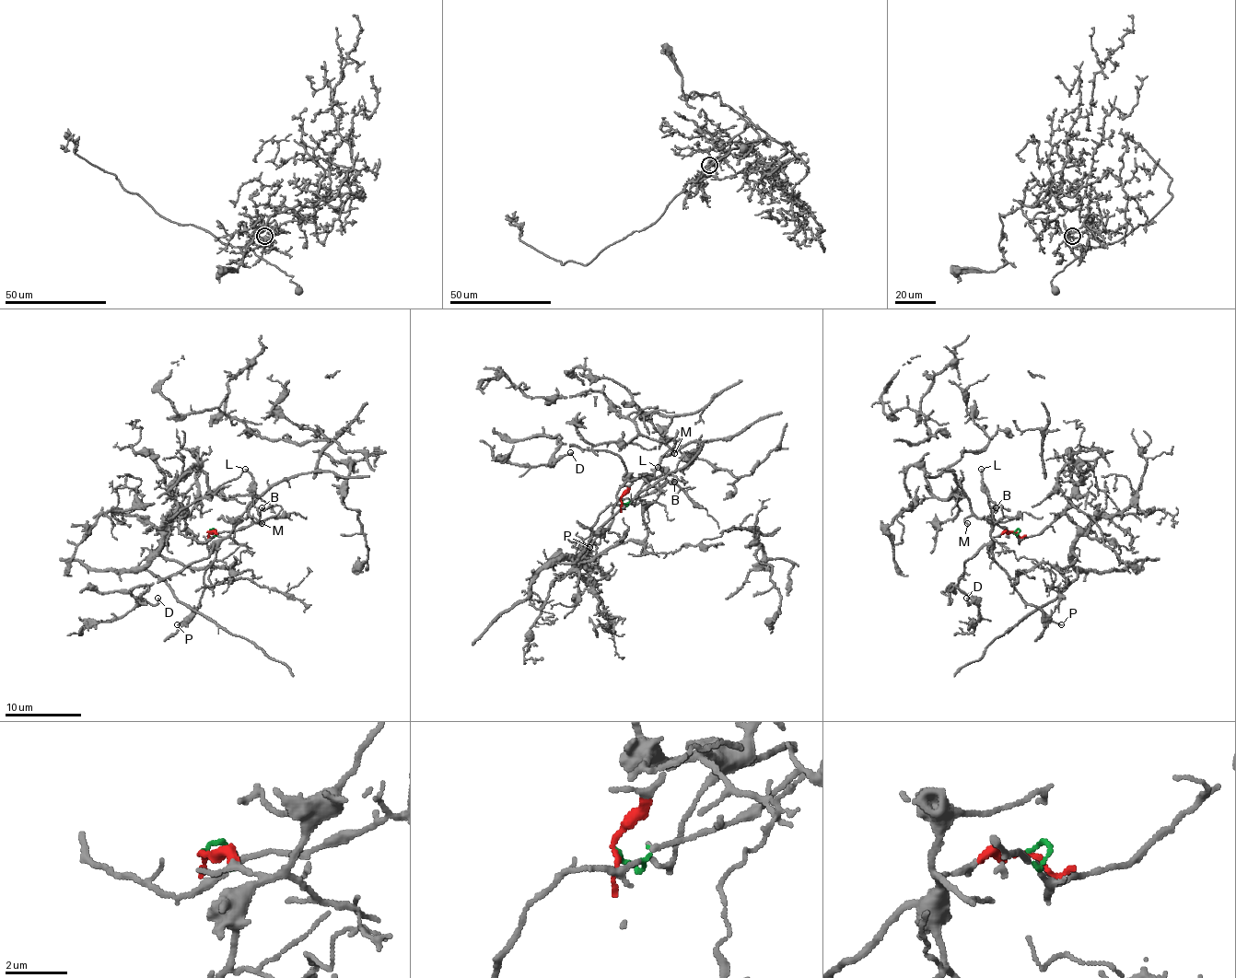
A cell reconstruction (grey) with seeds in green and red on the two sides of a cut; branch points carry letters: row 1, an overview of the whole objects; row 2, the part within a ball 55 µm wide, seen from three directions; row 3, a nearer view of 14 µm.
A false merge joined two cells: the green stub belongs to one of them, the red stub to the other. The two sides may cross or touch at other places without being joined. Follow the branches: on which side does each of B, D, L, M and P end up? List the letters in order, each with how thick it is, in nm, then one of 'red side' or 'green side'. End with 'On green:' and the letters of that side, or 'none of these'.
B: 100 nm | green side
D: 170 nm | red side
L: 130 nm | red side
M: 140 nm | red side
P: 110 nm | red side
On green: B

